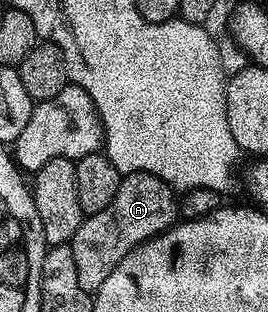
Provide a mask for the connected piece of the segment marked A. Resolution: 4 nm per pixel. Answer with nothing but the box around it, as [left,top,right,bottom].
[69,173,180,293]

